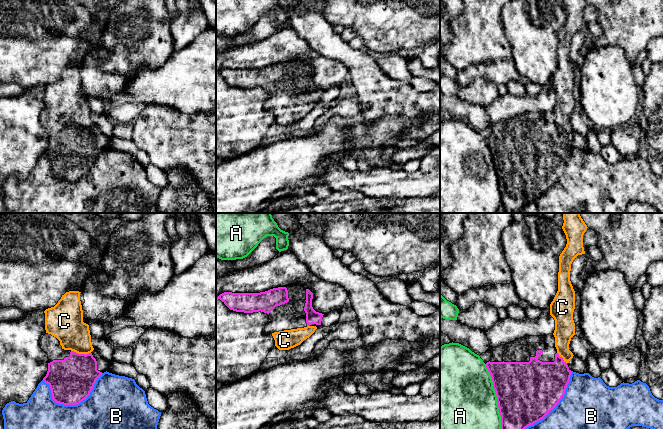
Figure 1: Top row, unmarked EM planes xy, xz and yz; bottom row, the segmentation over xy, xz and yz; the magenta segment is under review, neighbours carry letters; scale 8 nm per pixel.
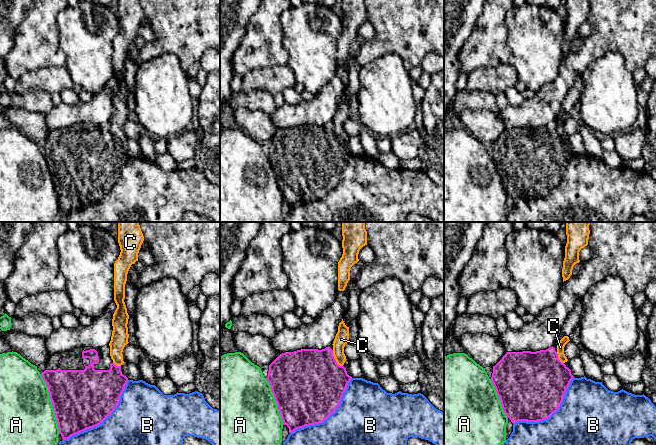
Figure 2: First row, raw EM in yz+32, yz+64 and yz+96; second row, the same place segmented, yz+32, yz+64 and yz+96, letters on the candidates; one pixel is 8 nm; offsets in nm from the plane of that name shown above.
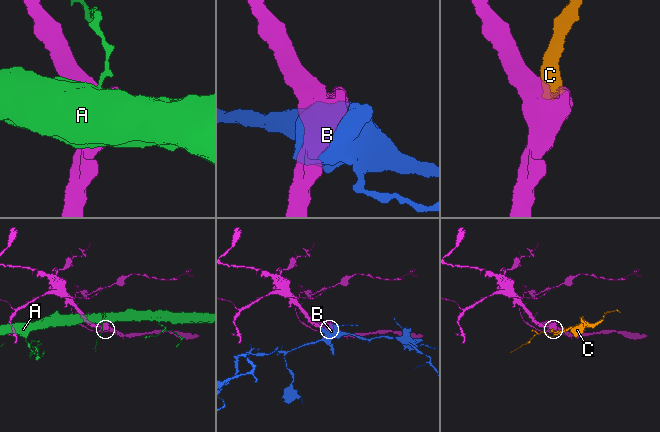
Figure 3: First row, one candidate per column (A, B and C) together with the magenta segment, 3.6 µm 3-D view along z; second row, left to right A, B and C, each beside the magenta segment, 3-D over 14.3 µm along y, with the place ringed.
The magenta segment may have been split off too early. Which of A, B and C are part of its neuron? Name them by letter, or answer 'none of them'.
C

